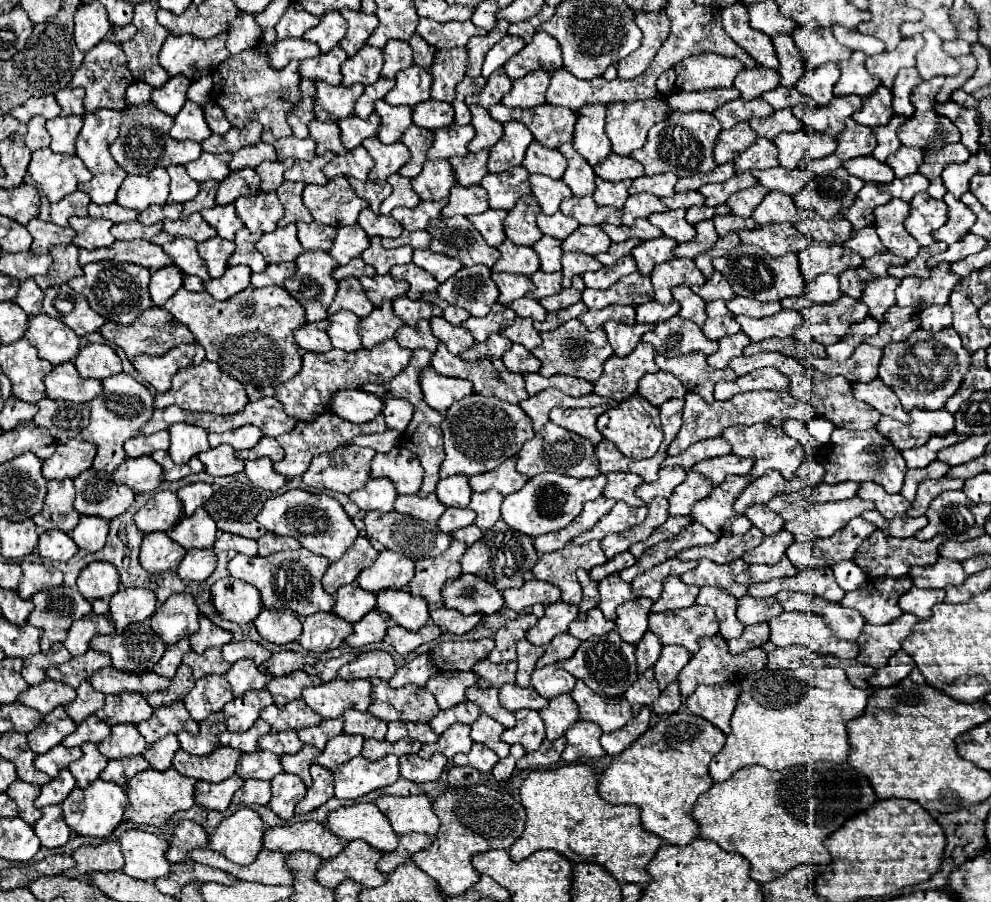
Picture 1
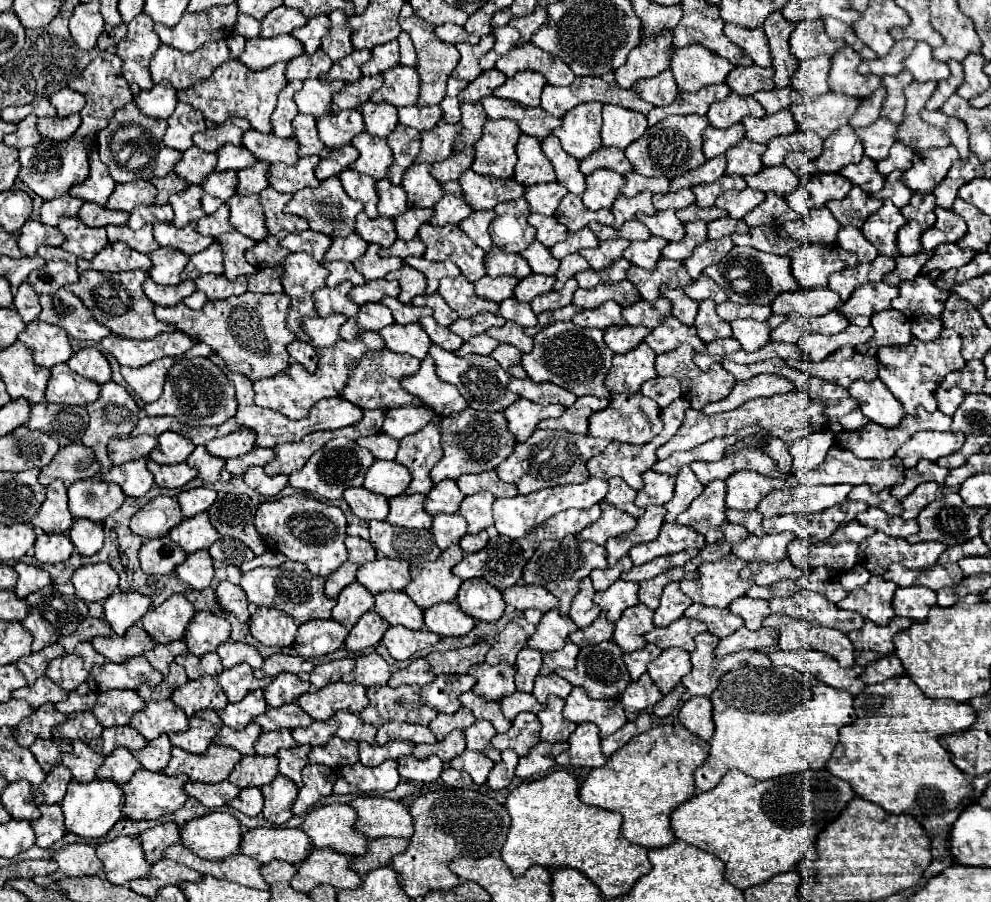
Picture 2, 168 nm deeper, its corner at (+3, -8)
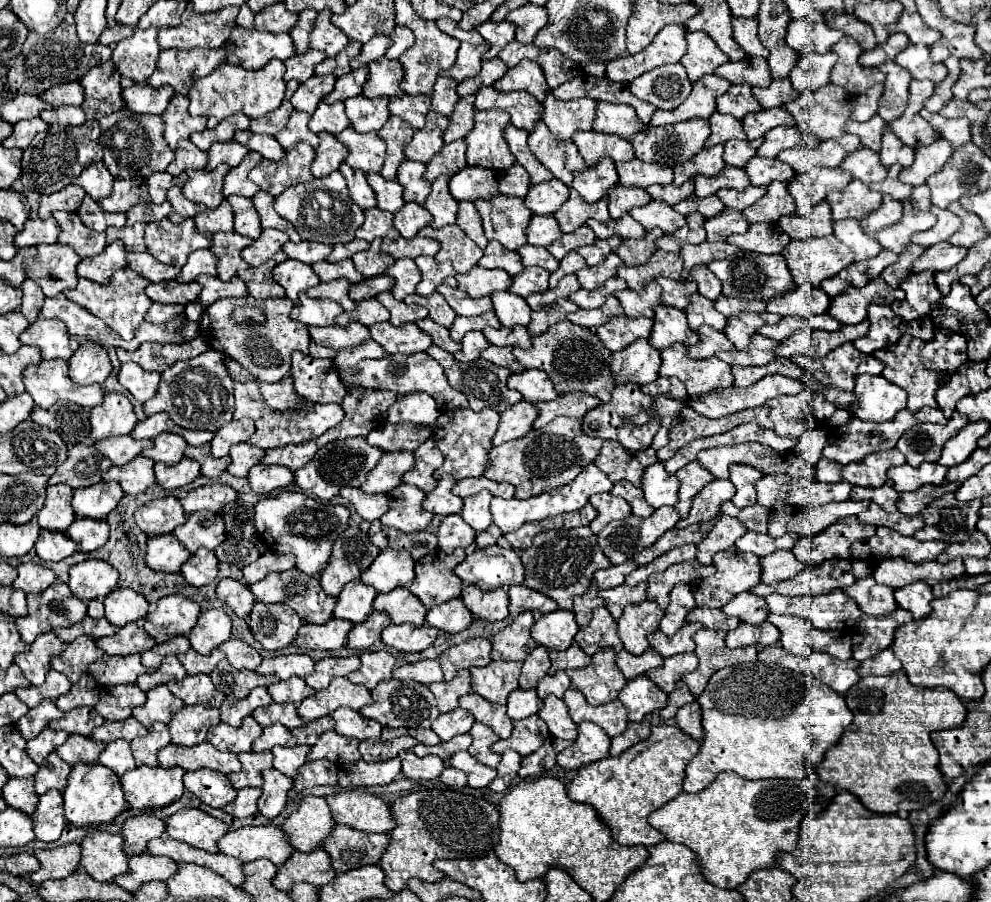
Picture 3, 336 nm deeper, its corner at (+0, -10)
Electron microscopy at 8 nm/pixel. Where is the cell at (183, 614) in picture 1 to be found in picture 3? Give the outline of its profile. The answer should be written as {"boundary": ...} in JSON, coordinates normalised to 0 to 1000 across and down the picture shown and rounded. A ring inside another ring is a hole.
{"boundary":[[[168,661],[147,683],[145,698],[159,712],[165,714],[178,705],[190,705],[198,694],[202,672],[188,661]]]}

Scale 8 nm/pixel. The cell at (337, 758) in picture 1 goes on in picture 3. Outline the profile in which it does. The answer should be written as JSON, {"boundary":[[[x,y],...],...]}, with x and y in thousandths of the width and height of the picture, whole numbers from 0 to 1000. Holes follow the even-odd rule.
{"boundary":[[[327,812],[321,823],[313,829],[313,843],[323,843],[329,840],[337,847],[353,847],[363,843],[363,834],[361,834],[361,820],[357,818],[349,818],[343,816],[339,812]]]}

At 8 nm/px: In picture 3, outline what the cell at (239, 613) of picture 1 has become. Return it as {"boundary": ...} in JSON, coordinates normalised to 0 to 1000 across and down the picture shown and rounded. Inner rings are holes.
{"boundary":[[[234,641],[222,643],[218,650],[218,659],[230,670],[230,674],[234,674],[234,678],[240,685],[248,685],[256,672],[256,661],[252,659],[250,650],[244,647],[242,643]]]}

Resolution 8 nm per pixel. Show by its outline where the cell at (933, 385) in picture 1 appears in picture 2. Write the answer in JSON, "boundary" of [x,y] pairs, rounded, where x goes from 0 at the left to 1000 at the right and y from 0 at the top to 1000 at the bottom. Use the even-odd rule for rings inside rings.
{"boundary":[[[952,364],[950,373],[941,379],[929,379],[925,375],[919,377],[919,381],[911,381],[911,386],[887,386],[885,399],[887,399],[887,419],[893,424],[893,428],[907,441],[913,457],[921,459],[925,450],[931,450],[935,457],[946,455],[943,443],[943,430],[950,426],[950,421],[962,412],[970,410],[974,406],[972,395],[968,392],[970,377],[964,373],[964,368]]]}

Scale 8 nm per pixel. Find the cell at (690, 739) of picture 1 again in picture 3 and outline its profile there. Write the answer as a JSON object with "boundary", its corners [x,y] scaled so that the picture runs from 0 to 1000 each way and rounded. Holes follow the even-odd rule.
{"boundary":[[[674,803],[658,805],[658,814],[652,820],[640,825],[632,834],[628,834],[626,838],[614,838],[609,843],[603,843],[599,847],[585,851],[583,860],[575,869],[573,882],[579,889],[589,889],[589,891],[599,894],[603,905],[616,916],[620,931],[624,931],[626,936],[632,936],[632,938],[644,938],[646,936],[652,940],[662,938],[670,931],[670,927],[654,914],[654,905],[656,905],[656,900],[674,891],[678,885],[682,885],[688,878],[688,867],[692,860],[690,851],[704,836],[704,831],[706,831],[706,823],[700,820],[696,814],[692,814],[690,809],[686,809],[684,805],[674,805]]]}

